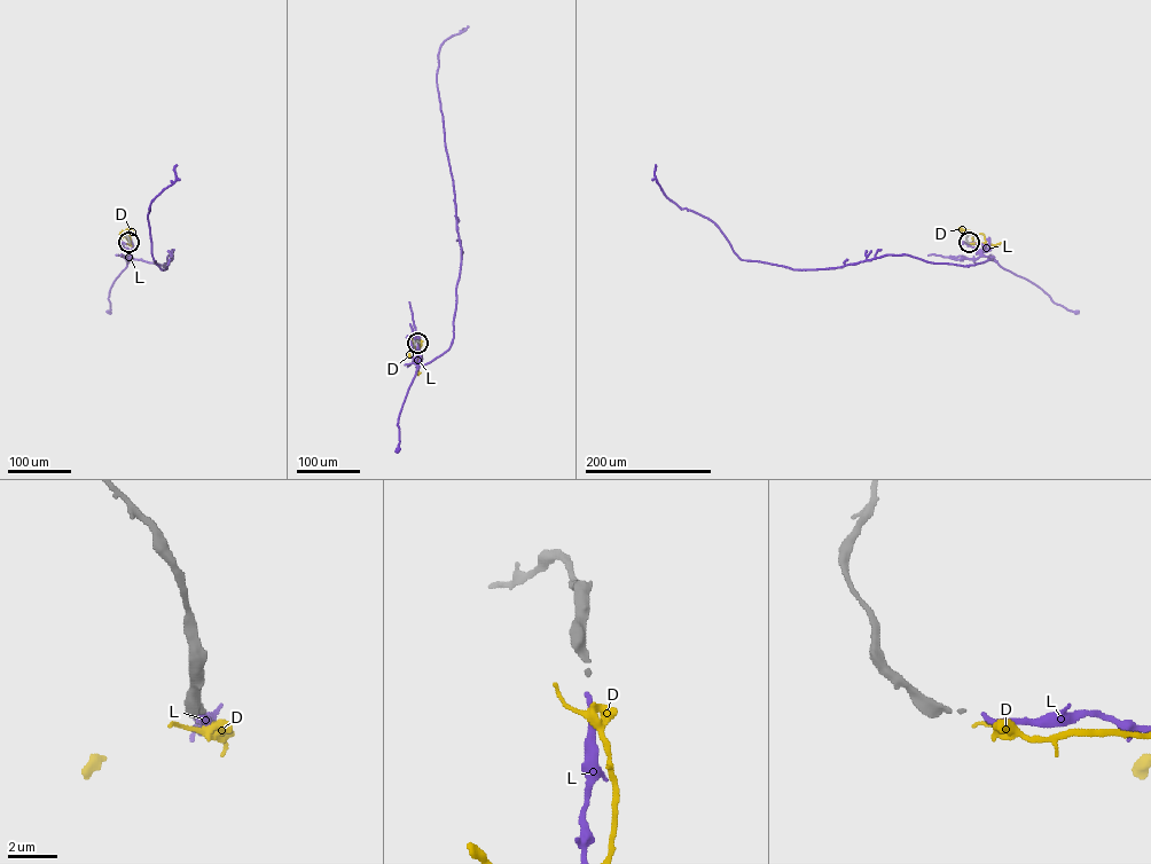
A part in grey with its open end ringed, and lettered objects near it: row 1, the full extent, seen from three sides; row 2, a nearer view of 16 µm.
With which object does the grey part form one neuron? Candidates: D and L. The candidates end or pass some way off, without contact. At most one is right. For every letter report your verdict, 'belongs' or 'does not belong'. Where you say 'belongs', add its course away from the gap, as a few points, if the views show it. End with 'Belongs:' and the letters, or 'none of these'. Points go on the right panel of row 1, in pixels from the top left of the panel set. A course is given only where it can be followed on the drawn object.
D: does not belong
L: belongs | via (969, 243), (983, 244), (983, 254), (993, 257), (1003, 268), (1038, 285), (1054, 303), (1077, 312)
Belongs: L

